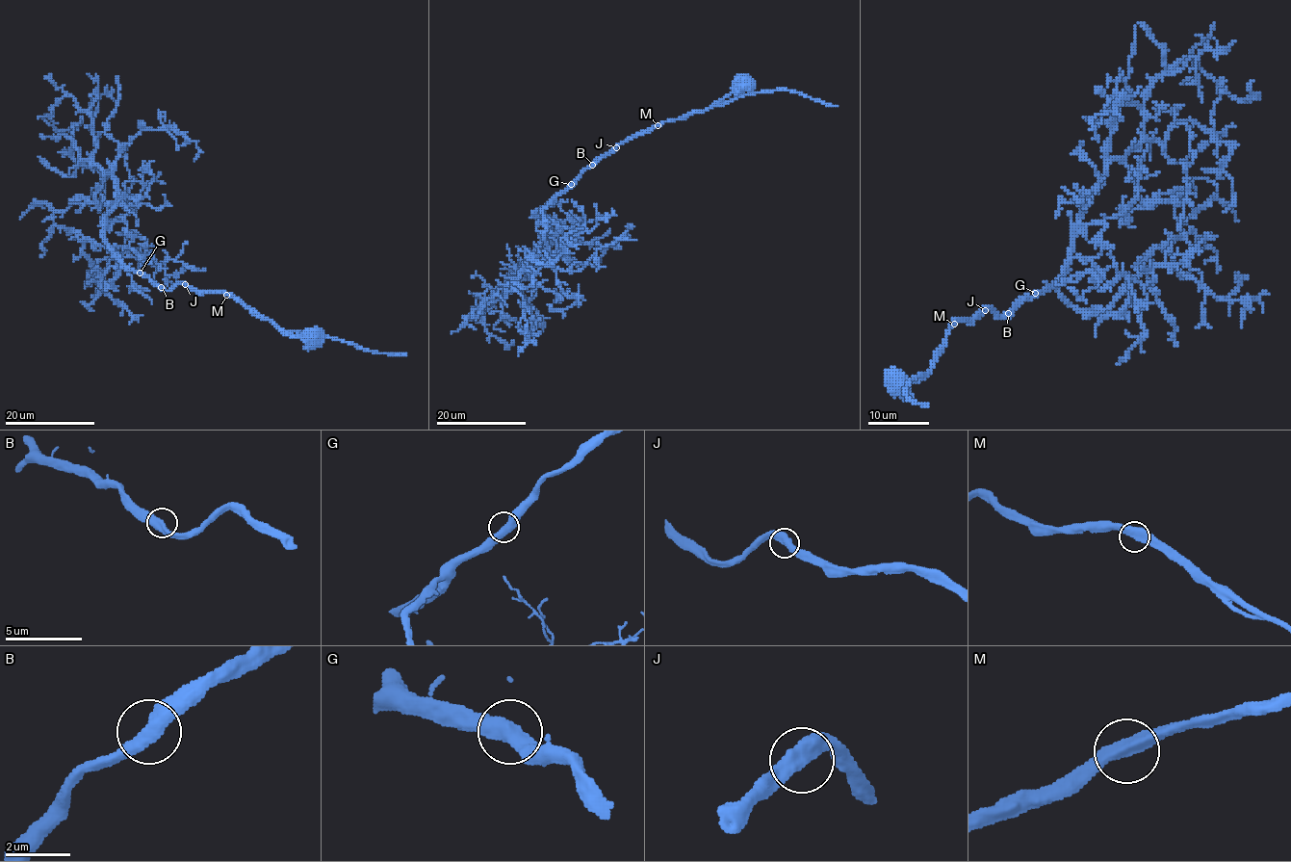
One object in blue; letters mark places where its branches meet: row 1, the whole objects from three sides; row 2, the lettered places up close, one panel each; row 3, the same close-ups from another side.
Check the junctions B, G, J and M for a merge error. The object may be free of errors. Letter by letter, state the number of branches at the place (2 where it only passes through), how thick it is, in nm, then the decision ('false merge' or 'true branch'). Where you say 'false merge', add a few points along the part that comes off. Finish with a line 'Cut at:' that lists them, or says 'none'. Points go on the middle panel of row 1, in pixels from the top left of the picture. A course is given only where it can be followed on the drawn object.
B: 2 branches meet; 480 nm thick; true branch
G: 2 branches meet; 480 nm thick; true branch
J: 2 branches meet; 480 nm thick; true branch
M: 2 branches meet; 500 nm thick; true branch
Cut at: none

